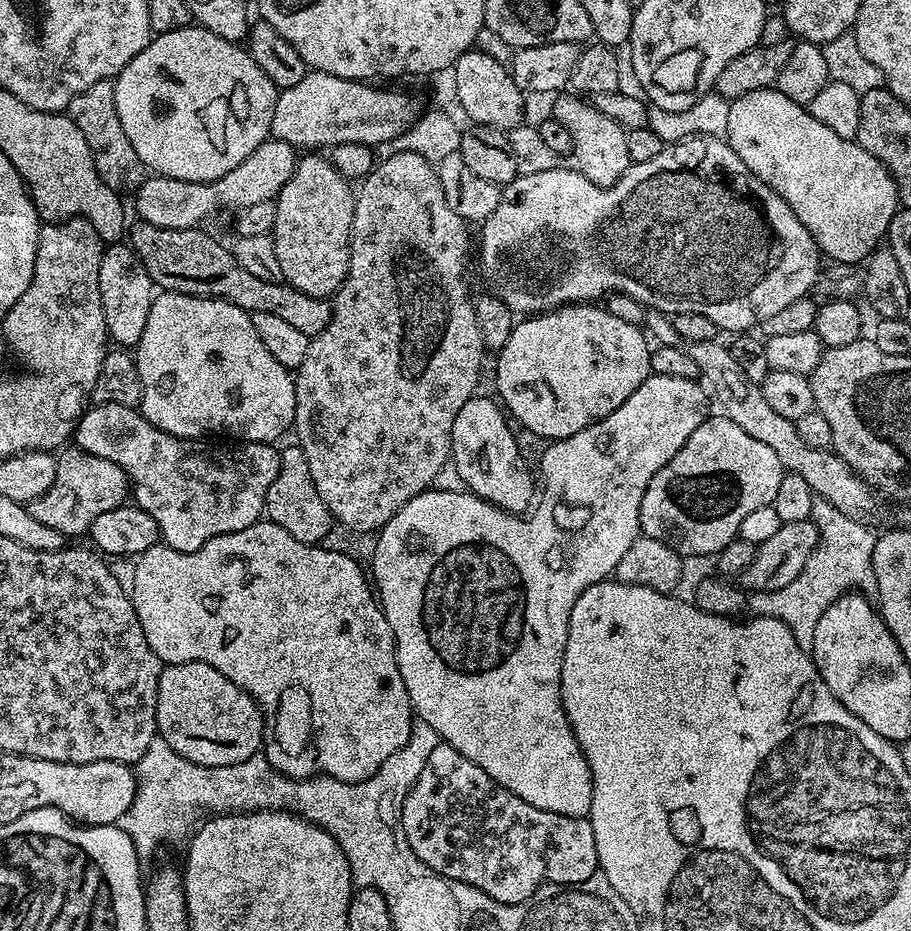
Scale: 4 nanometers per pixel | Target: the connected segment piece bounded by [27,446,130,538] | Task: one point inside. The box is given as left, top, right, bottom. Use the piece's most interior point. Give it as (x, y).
(85, 486)

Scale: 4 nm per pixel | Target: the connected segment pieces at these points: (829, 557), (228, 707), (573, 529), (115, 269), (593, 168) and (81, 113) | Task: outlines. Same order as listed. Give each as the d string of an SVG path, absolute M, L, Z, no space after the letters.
M819 498L812 507L811 520L819 530L820 540L801 573L781 590L749 593L747 607L753 615L776 617L785 622L795 641L808 651L813 646L818 620L829 606L848 591L873 581L872 556L878 535L876 530L872 531L864 524L865 521L846 515Z
M182 662L161 667L156 699L156 730L159 739L170 742L170 750L182 754L198 766L234 766L257 755L264 742L264 715L250 694L246 694L230 678L218 674L206 662Z
M650 374L642 382L642 386L638 386L638 390L634 390L634 394L630 394L630 398L626 398L626 402L622 402L622 406L618 406L618 410L611 412L605 420L590 425L578 434L570 434L570 438L551 441L552 465L544 472L544 497L541 498L540 505L539 500L535 505L536 513L534 508L531 515L525 518L523 515L499 508L497 504L483 500L482 497L467 490L459 492L429 490L410 498L410 502L406 502L406 506L402 506L402 510L398 510L398 514L394 514L394 518L390 518L390 522L386 522L375 537L376 549L372 552L370 576L378 593L380 607L386 614L386 622L390 622L392 627L398 670L402 674L402 682L406 682L413 713L430 726L434 726L443 743L470 758L470 762L482 766L482 770L486 770L486 774L490 774L494 782L498 782L518 798L530 802L530 806L577 818L587 817L591 813L592 771L566 718L566 710L560 697L560 679L566 654L570 610L574 610L574 602L578 602L582 590L609 579L615 573L618 562L625 557L635 540L641 537L642 494L646 494L646 486L652 475L662 470L662 466L666 466L666 462L670 462L670 458L674 458L674 454L682 450L686 438L690 438L690 434L694 434L694 430L698 430L698 426L702 426L702 422L708 419L710 415L708 400L710 404L709 389L700 380L666 378Z
M109 243L105 247L102 254L102 262L98 266L98 290L100 291L102 306L104 307L109 341L124 350L135 349L142 338L142 330L146 330L146 317L150 315L154 285L150 274L146 274L146 266L142 266L142 262L136 257L135 252L132 251L127 243Z
M560 94L555 97L555 100L556 105L553 106L551 115L558 122L562 122L566 130L570 130L578 171L586 178L590 178L590 182L594 182L599 188L609 188L612 184L617 184L630 167L626 154L625 128L618 122L614 122L614 118L606 118L602 110L598 110L579 95Z
M111 81L95 83L89 90L72 99L66 112L82 132L86 144L90 146L90 154L94 158L94 166L102 182L117 190L139 188L146 179L146 169L140 163L134 146L130 146L130 138L126 136L121 119L118 118L115 85Z

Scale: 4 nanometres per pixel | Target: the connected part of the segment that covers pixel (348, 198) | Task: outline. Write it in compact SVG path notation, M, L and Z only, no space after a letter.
M308 154L297 163L293 176L283 186L276 201L276 221L270 233L274 242L274 254L278 254L278 266L282 266L283 283L321 298L331 297L340 289L348 273L352 257L352 223L356 198L353 185L332 163L320 154Z

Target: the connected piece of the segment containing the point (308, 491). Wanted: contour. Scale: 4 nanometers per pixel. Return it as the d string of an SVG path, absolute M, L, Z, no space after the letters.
M298 446L283 449L280 452L280 465L278 466L278 478L266 490L266 502L264 503L264 516L271 523L282 526L286 534L298 538L303 544L319 545L328 536L328 531L334 528L332 512L322 502L318 490L314 490L314 478L310 478L310 466L306 463L306 454Z

